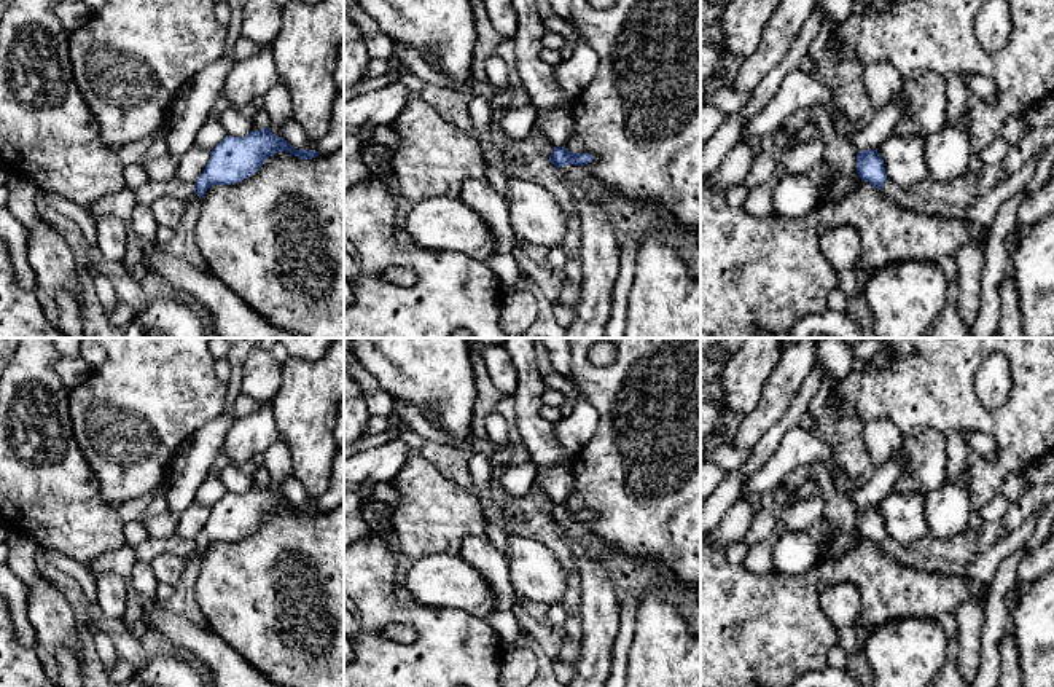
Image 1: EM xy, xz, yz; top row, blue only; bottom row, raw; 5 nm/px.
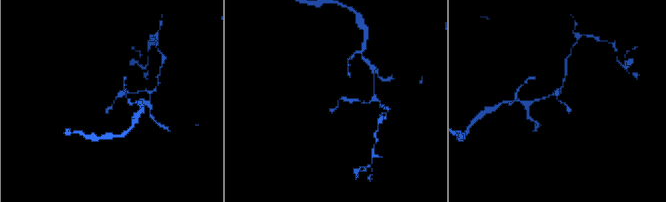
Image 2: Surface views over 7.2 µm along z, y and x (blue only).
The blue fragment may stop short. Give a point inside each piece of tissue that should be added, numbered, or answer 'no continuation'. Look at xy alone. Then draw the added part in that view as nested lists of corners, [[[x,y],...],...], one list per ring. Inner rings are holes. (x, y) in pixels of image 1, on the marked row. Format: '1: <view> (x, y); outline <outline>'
no continuation

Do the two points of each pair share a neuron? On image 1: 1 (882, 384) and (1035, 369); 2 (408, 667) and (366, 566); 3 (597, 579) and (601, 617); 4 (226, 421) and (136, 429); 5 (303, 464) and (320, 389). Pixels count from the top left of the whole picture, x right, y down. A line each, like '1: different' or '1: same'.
1: same
2: same
3: same
4: different
5: same

